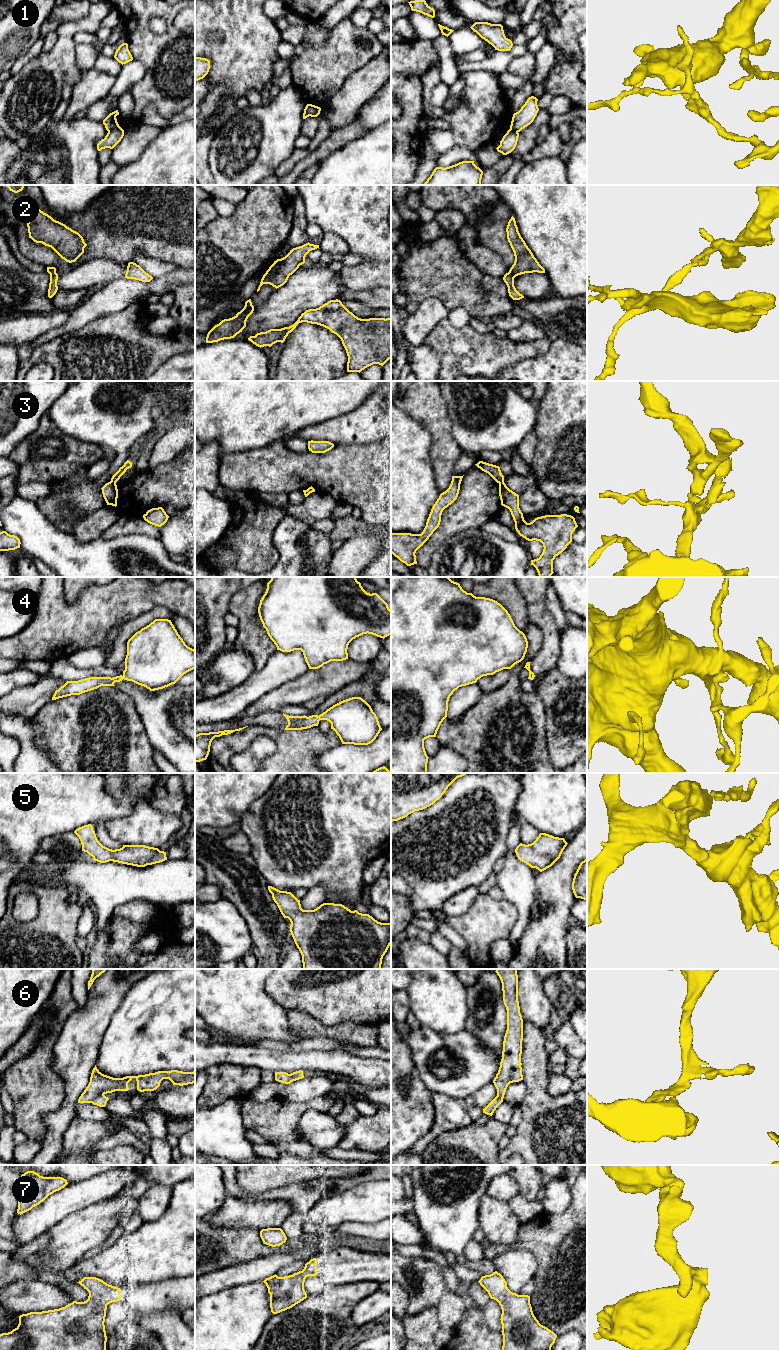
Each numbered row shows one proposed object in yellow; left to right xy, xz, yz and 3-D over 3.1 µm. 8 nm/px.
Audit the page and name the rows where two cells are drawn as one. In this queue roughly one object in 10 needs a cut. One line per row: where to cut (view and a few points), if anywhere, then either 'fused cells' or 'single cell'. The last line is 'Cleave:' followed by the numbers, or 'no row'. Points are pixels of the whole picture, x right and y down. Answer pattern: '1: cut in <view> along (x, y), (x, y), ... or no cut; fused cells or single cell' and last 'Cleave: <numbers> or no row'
1: cut in xy along (119, 126), (108, 132); fused cells
2: cut in yz along (509, 271), (514, 277); fused cells
3: cut in xy along (111, 480), (115, 483); fused cells
4: no cut; single cell
5: no cut; single cell
6: no cut; single cell
7: no cut; single cell
Cleave: 1, 2, 3

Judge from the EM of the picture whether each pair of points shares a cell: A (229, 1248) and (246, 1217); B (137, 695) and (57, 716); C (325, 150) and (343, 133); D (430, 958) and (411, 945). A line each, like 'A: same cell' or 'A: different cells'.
A: different cells
B: different cells
C: same cell
D: same cell

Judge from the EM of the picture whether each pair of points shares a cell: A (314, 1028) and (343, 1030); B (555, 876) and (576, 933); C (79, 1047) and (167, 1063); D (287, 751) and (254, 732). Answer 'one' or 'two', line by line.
A: one
B: two
C: two
D: one

